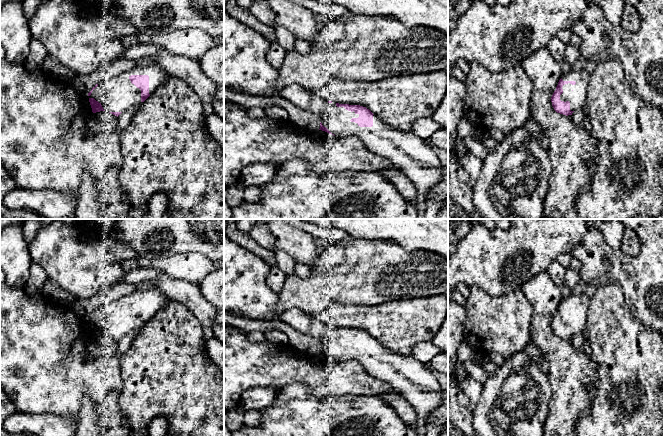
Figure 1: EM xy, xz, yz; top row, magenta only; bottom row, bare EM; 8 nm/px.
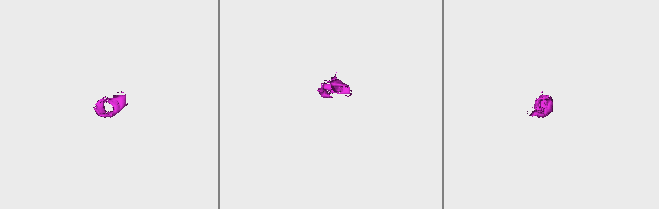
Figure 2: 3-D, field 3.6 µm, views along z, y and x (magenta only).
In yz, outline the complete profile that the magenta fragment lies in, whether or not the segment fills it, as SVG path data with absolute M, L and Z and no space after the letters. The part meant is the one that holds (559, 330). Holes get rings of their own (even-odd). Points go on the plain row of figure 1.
M585 293L573 294L563 297L554 315L551 326L554 334L563 339L572 339L587 326L588 308L591 298Z

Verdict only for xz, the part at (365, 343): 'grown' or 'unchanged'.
grown

